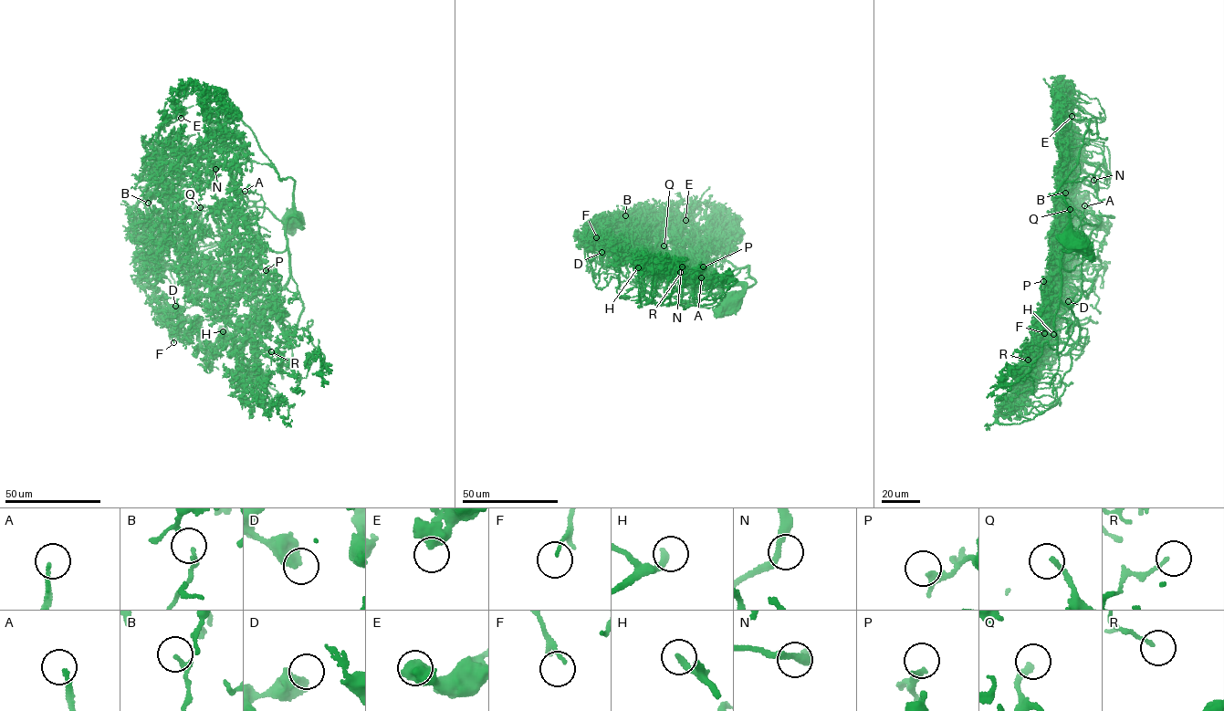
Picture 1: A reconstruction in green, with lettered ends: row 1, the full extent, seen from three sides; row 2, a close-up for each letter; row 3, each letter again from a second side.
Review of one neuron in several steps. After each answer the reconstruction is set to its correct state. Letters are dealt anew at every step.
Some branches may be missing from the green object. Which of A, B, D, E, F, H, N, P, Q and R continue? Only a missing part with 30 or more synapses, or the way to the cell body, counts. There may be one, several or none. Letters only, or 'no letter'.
A, H, Q

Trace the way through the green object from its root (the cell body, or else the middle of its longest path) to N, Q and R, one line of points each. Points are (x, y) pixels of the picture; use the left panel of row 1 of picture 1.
N: (295, 220), (295, 214), (282, 223), (254, 205), (224, 165), (212, 162), (203, 171), (212, 177), (215, 169)
Q: (295, 220), (295, 214), (282, 223), (265, 207), (247, 206), (232, 211), (202, 206), (201, 210), (200, 207)
R: (295, 220), (295, 214), (286, 224), (288, 280), (263, 310), (249, 309), (257, 350), (265, 356), (271, 351)

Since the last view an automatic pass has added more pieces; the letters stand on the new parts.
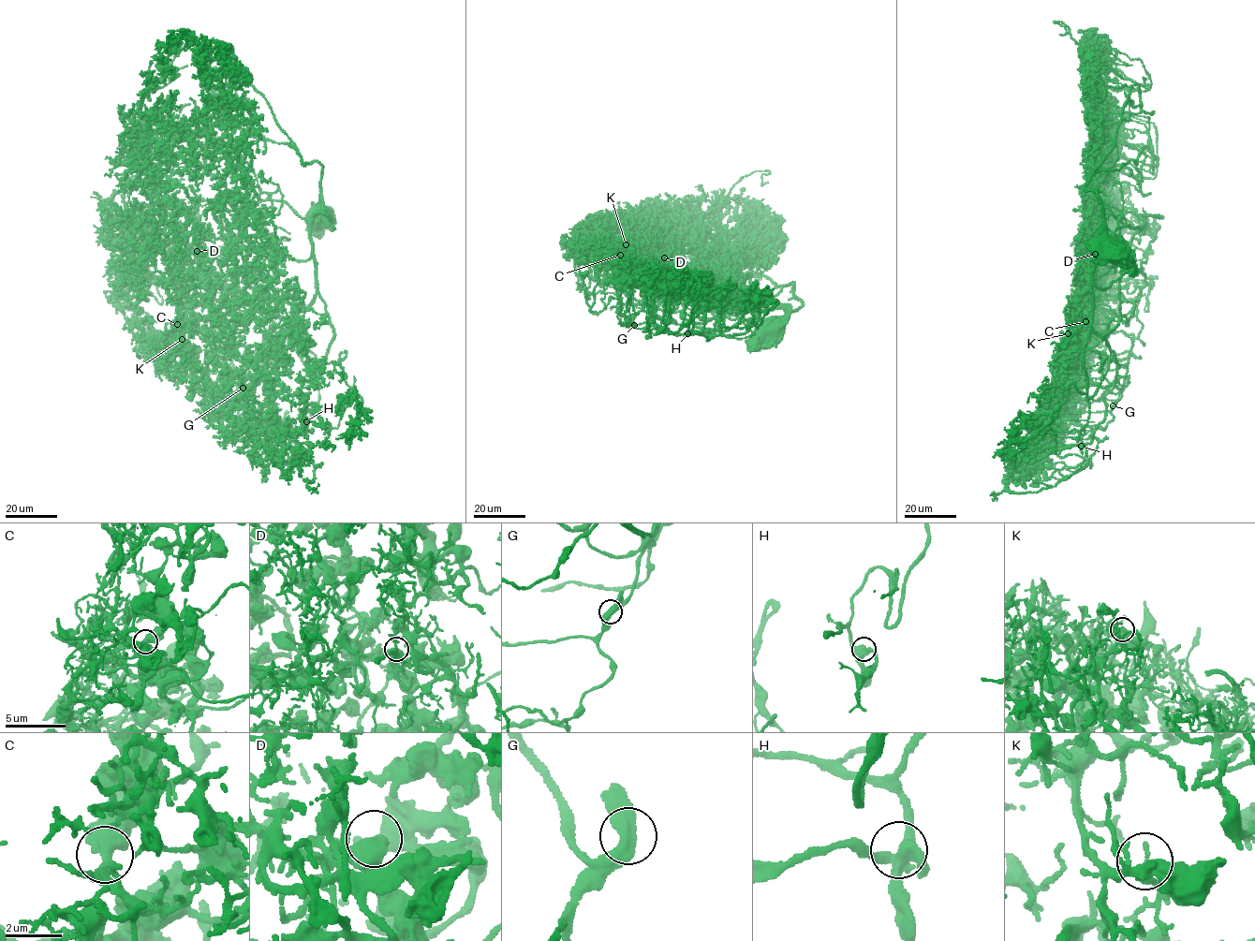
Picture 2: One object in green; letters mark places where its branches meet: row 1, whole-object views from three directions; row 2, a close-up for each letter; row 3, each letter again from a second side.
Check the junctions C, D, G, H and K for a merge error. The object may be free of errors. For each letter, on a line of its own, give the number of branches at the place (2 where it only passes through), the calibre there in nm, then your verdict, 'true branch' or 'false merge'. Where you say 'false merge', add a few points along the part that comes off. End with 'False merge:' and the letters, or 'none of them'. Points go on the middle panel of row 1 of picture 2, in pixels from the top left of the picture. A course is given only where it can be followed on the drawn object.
C: 2 branches meet; 440 nm thick; true branch
D: 3 branches meet; 440 nm thick; true branch
G: 2 branches meet; 480 nm thick; true branch
H: 3 branches meet; 400 nm thick; true branch
K: 4 branches meet; 340 nm thick; true branch
False merge: none of them

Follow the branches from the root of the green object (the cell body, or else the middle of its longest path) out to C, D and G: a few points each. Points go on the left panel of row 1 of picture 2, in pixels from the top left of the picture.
C: (322, 218), (323, 210), (313, 219), (307, 259), (273, 254), (266, 291), (237, 302), (215, 292), (177, 324)
D: (322, 218), (323, 210), (313, 219), (305, 260), (277, 254), (272, 238), (271, 253), (252, 270), (197, 251)
G: (322, 218), (323, 210), (311, 225), (315, 298), (276, 337), (232, 350), (231, 379), (239, 389), (243, 389)

